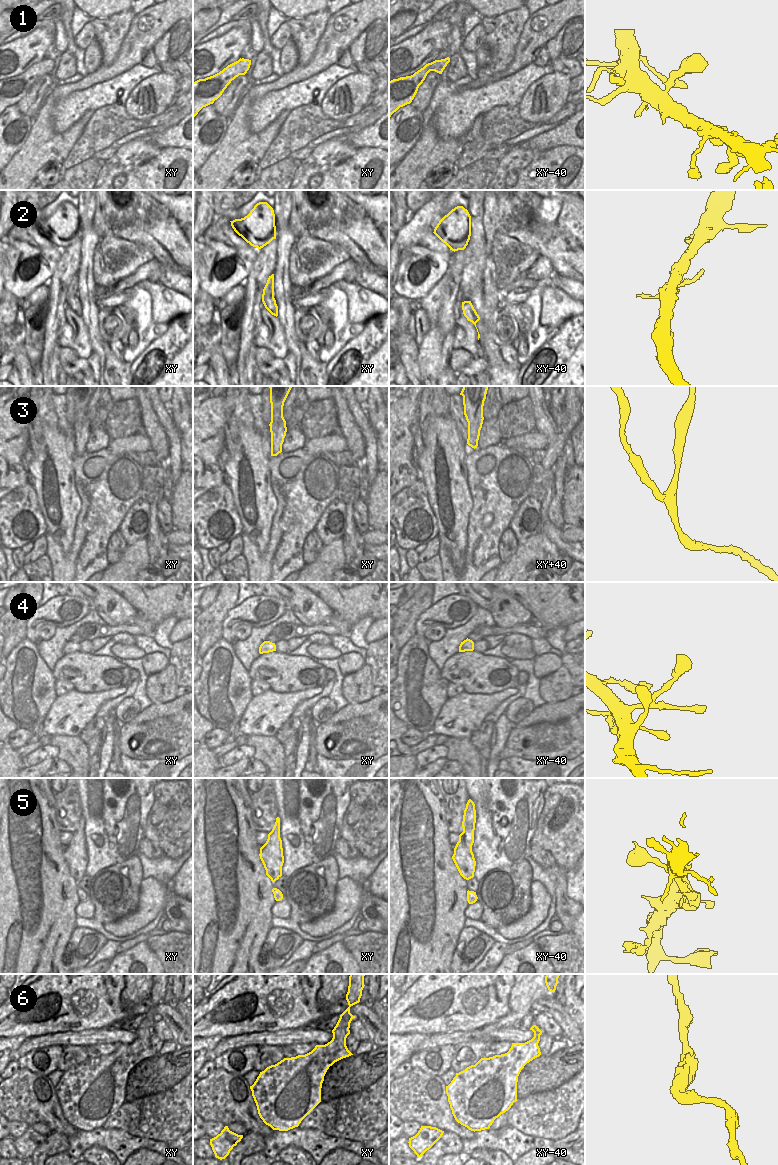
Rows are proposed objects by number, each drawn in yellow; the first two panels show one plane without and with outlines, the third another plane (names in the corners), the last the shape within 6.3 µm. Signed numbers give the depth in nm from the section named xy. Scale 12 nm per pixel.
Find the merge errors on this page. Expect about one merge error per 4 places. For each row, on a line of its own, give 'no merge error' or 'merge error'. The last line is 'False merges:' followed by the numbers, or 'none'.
1: no merge error
2: no merge error
3: no merge error
4: no merge error
5: no merge error
6: no merge error
False merges: none

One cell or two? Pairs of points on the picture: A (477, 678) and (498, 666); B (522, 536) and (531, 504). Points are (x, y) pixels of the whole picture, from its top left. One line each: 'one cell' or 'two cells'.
A: one cell
B: one cell

